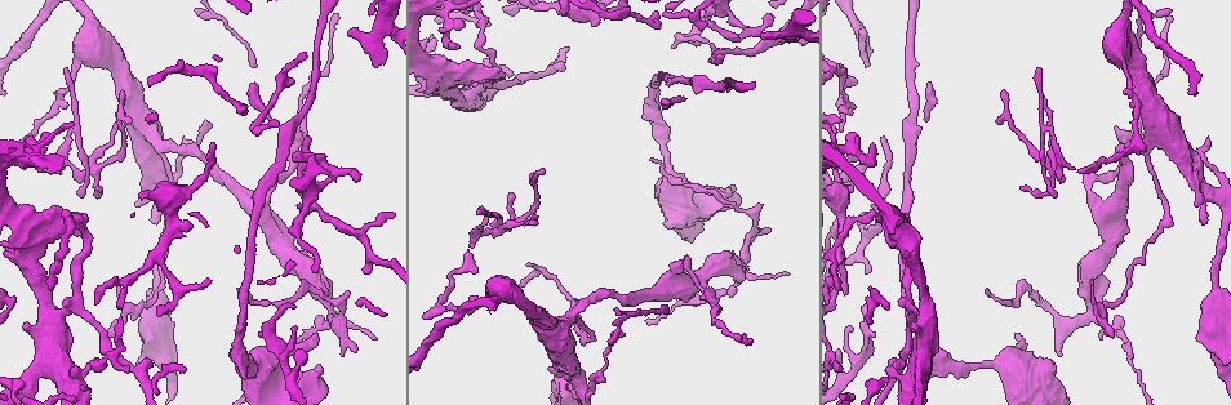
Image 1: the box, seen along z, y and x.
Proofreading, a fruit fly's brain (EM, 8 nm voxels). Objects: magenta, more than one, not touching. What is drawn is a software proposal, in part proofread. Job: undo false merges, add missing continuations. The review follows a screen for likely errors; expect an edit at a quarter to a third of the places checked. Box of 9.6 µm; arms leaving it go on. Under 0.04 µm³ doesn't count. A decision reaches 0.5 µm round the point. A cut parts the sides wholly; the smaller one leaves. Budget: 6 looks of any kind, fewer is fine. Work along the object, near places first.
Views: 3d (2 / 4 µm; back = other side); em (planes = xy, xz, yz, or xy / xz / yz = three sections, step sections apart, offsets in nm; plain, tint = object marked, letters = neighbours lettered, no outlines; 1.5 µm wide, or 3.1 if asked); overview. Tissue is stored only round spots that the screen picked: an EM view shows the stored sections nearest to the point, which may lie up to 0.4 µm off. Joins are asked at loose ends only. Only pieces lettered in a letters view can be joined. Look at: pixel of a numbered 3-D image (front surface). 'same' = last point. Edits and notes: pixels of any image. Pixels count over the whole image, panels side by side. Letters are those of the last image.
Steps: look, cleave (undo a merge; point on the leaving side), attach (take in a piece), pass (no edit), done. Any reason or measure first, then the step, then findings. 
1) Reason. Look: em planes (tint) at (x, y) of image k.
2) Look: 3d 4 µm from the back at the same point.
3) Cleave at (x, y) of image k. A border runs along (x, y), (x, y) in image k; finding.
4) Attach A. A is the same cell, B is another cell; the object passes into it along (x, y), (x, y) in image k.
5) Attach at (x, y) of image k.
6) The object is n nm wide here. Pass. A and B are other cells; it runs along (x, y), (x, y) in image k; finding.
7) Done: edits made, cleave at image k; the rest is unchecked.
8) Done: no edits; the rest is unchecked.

Free end. Look: 3d 2 µm at (658, 95) of image 1.

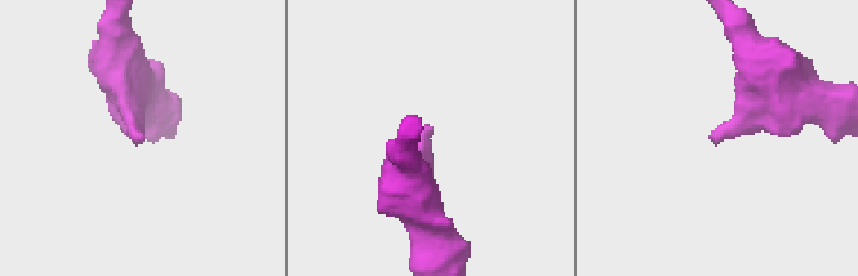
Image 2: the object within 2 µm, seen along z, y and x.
Look: em planes (letters) at (429, 129) of image 2.

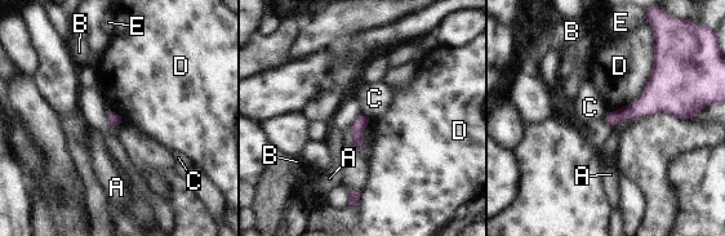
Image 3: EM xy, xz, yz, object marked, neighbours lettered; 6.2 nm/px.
Pass. A, B, C, D and E are other cells; a border runs along (654, 41), (643, 92), (609, 112) in image 3; no lettered piece goes on from it.

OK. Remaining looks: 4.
Tapers out. Look: 3d 2 µm at (96, 187) of image 1.

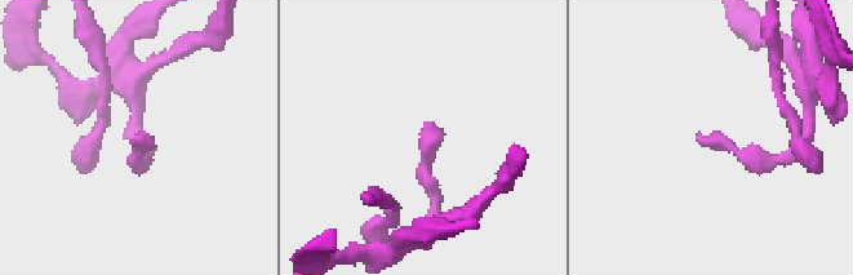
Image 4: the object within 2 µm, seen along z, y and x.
Look: em planes (letters) at (145, 135) of image 4.

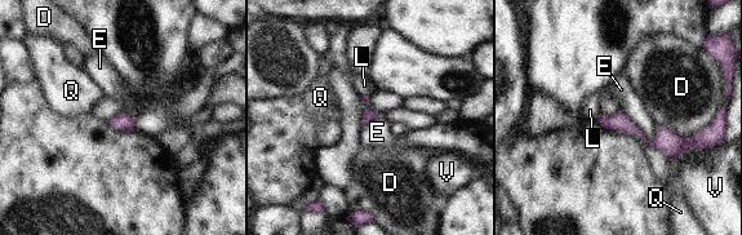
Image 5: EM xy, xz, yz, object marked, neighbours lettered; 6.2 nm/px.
The longest contact is with E, 280 nm. Pass. D, E, L, Q and V are other cells; it runs along (601, 118), (649, 142), (691, 142) in image 5; none of them fits.

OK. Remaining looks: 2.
Free end. Look: em xz step 4 (tint) at (151, 219) of image 1.

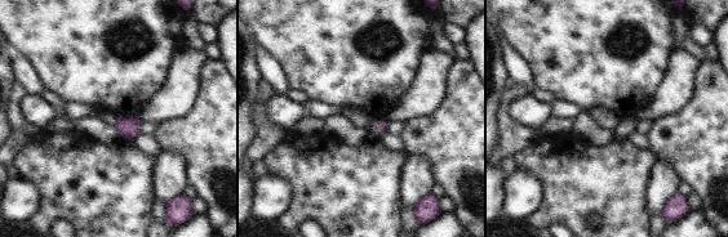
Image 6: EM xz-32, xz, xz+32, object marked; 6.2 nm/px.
Look: em planes (letters) at the same point.

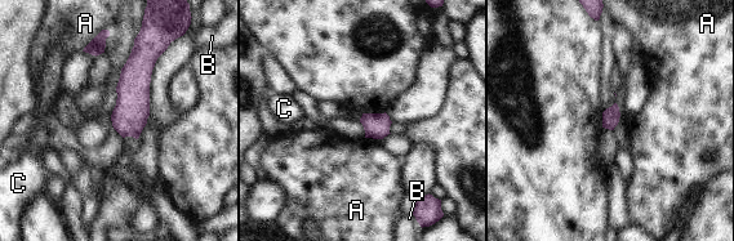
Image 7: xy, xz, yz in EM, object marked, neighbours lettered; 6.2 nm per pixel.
Pass. A, B and C are other cells; a border runs along (98, 34), (81, 50) in image 7; none of them fits.

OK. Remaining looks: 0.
Done: no edits; the rest is unchecked.

